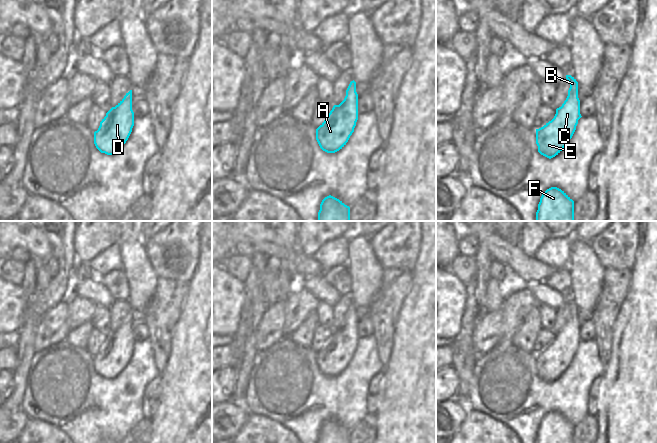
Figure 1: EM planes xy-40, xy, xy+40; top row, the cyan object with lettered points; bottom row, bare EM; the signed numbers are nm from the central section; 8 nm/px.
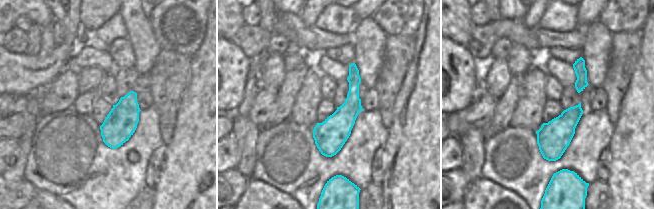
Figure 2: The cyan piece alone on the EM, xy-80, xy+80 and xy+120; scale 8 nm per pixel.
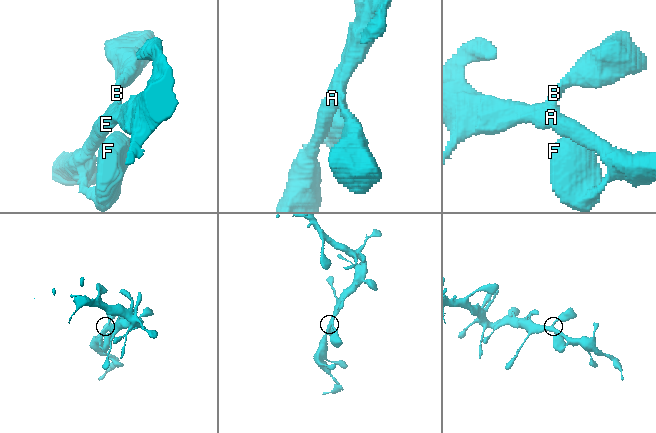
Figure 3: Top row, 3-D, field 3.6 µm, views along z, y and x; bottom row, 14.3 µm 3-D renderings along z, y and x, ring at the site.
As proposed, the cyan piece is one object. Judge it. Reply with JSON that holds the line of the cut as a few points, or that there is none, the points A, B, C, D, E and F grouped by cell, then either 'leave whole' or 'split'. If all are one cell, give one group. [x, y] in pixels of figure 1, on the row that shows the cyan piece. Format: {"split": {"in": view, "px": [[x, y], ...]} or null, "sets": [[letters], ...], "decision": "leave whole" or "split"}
{"split": null, "sets": [["A", "B", "C", "D", "E", "F"]], "decision": "leave whole"}

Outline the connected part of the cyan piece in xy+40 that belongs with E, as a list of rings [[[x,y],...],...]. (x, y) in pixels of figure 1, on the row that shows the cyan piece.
[[[566,75],[570,84],[568,96],[561,107],[556,109],[554,118],[543,127],[536,129],[538,152],[551,159],[558,155],[572,138],[580,114],[578,82],[571,75]]]

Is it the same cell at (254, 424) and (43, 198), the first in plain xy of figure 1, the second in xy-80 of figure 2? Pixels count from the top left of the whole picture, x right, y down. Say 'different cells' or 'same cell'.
same cell

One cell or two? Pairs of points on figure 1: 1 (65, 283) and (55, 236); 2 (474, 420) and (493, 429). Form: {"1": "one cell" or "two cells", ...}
{"1": "one cell", "2": "one cell"}

